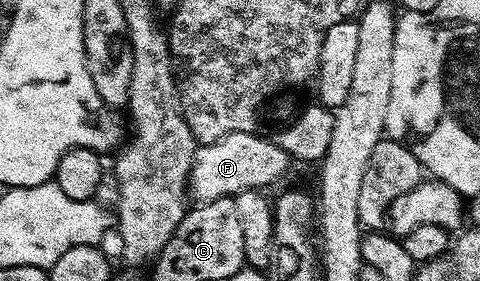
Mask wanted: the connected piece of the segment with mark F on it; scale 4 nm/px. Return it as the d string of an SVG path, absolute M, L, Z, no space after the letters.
M228 133L209 145L198 144L191 163L187 193L194 202L204 203L220 197L233 197L244 189L264 190L277 181L291 165L291 159L277 146L276 140L257 133Z

